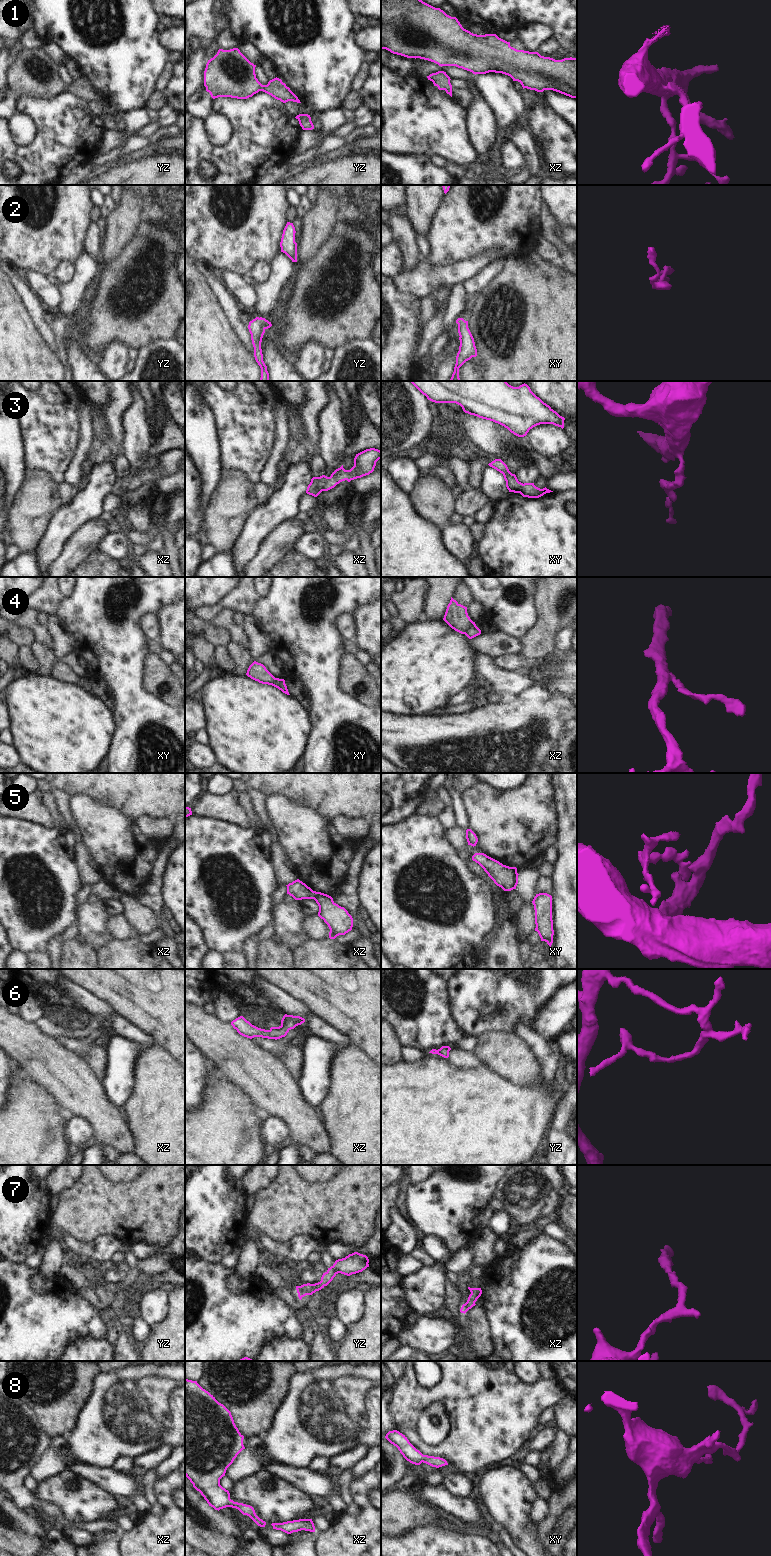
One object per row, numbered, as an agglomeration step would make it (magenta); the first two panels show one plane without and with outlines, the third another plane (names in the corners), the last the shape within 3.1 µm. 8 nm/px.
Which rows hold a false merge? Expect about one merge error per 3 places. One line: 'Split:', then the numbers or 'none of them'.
Split: 4, 5

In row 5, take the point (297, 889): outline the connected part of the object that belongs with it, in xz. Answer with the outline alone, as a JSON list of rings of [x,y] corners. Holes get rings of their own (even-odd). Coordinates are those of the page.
[[[299,879],[289,883],[286,886],[287,894],[292,896],[295,900],[314,899],[317,893]]]

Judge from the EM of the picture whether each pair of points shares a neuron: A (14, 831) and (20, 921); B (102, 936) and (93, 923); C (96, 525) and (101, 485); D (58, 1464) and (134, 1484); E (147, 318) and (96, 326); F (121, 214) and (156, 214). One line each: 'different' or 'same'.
A: same
B: same
C: different
D: different
E: same
F: different

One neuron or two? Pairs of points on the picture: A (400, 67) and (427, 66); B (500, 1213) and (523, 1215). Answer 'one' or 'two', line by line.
A: two
B: two

